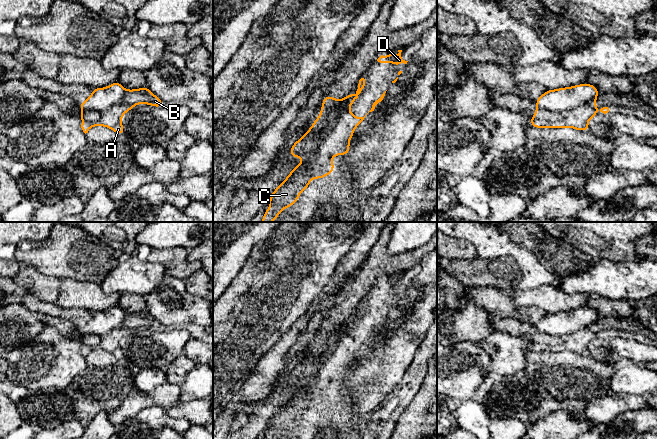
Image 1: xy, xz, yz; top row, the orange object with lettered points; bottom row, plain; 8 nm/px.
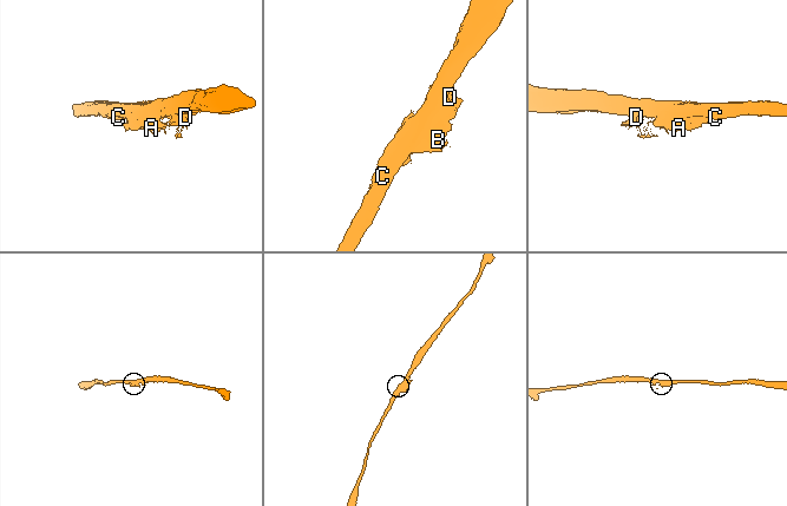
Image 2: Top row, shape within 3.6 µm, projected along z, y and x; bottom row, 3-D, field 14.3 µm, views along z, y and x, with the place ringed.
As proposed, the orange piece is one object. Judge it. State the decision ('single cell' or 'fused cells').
fused cells

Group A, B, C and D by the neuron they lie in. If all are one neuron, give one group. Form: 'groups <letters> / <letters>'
groups A B D / C

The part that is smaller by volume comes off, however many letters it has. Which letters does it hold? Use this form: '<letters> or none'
A, B, D

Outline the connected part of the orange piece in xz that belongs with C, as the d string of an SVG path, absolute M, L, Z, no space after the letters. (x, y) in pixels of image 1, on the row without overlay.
M361 302L356 317L347 323L342 323L336 329L336 332L328 338L326 349L319 357L313 357L309 353L290 371L290 381L300 380L302 386L294 391L285 404L273 415L268 424L270 432L265 433L264 439L279 439L285 432L291 431L298 425L298 421L310 403L310 384L316 380L318 373L341 337L356 325L364 310L365 303Z

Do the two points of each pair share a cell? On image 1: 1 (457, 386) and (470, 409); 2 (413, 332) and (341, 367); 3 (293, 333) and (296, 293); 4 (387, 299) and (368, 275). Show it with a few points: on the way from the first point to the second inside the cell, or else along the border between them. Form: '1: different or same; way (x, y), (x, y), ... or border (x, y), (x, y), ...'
1: different; border (469, 399), (462, 402)
2: different; border (364, 342), (354, 354), (347, 379)
3: different; border (309, 304), (306, 311), (278, 339)
4: different; border (371, 286), (362, 297)

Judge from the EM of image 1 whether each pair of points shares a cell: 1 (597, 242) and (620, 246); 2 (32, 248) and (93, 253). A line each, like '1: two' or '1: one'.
1: one
2: one

